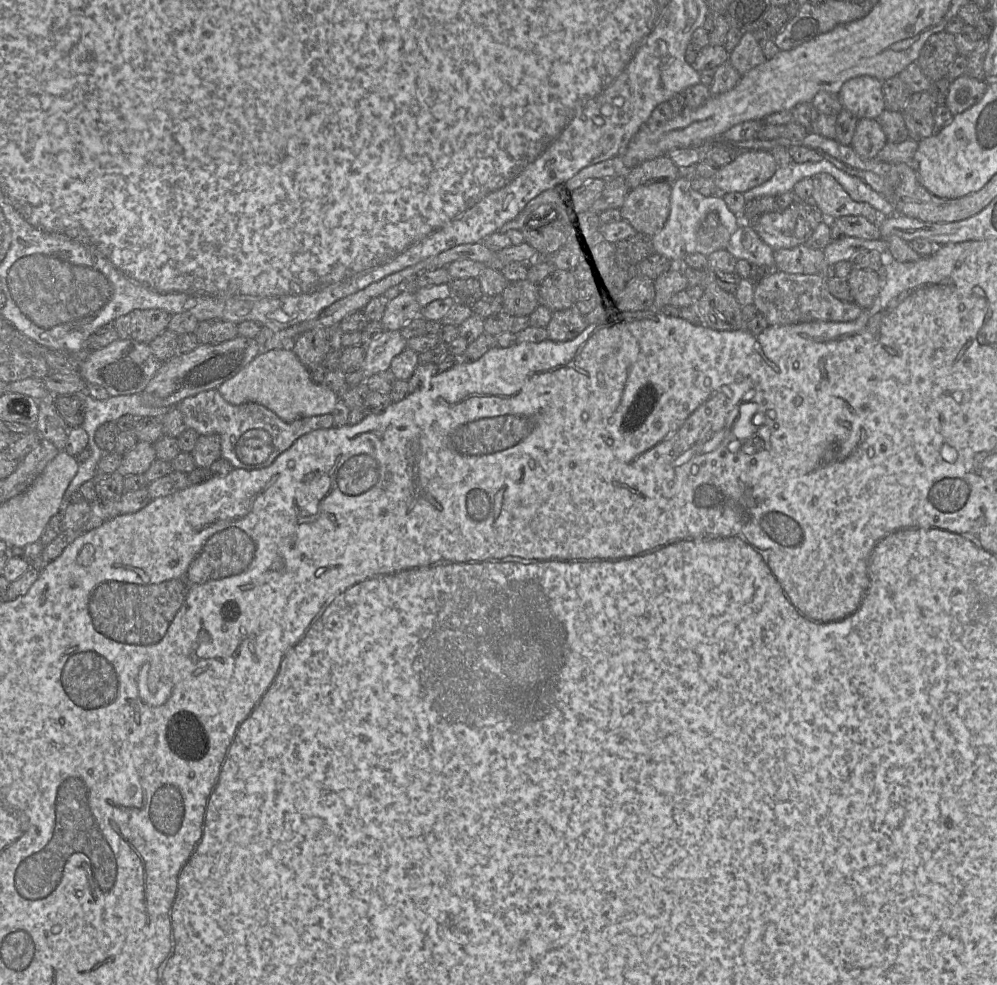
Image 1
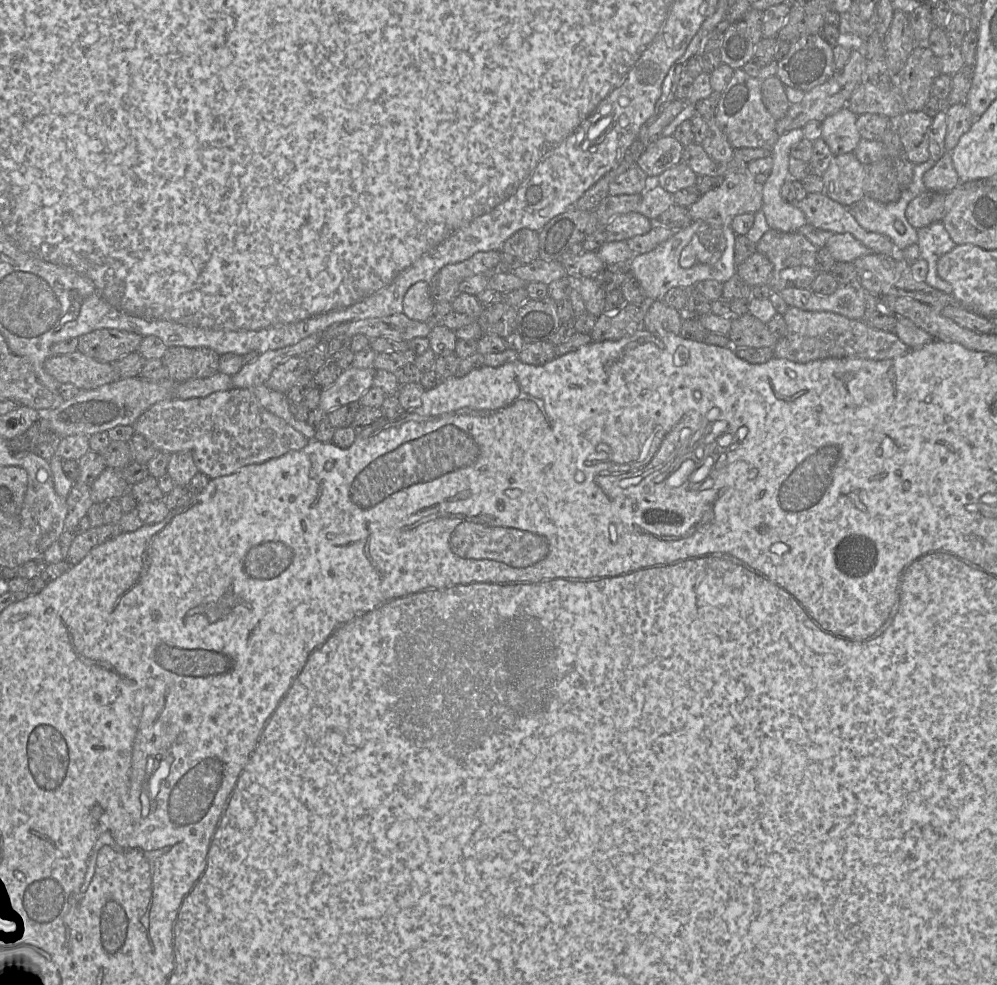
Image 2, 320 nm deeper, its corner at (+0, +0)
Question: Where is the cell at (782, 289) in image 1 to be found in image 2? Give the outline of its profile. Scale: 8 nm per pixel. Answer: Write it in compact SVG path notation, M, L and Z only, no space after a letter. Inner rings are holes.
M789 307L783 315L787 333L774 347L774 356L795 363L824 359L860 358L884 361L905 355L910 348L891 332L874 329L862 320L849 319L833 312L812 312Z

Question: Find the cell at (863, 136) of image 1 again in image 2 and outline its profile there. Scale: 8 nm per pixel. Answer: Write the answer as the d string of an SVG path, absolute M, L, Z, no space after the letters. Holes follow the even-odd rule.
M853 152L833 156L822 174L822 193L839 204L850 207L865 196L866 177L867 166L863 165Z

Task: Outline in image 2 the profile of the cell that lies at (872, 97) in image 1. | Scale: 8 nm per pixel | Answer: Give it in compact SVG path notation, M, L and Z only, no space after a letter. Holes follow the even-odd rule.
M845 106L822 121L821 137L834 156L852 153L861 140L861 136L856 127L856 120L857 115Z

